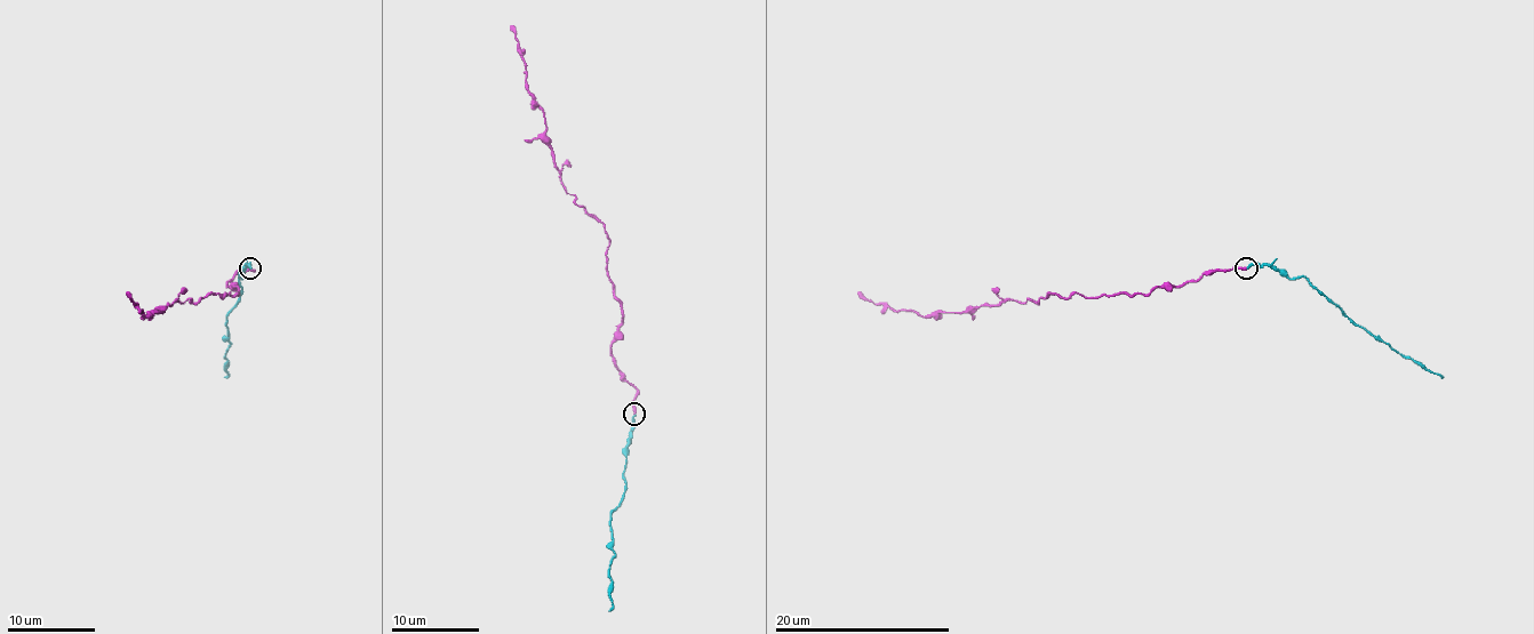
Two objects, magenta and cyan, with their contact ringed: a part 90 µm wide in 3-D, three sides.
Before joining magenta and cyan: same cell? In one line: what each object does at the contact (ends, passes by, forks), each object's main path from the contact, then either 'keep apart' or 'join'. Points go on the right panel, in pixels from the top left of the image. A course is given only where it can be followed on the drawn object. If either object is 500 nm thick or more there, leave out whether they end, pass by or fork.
magenta ends; cyan ends; course magenta (1245, 269), (1211, 269), (1197, 280), (1158, 287), (1149, 293), (1005, 299), (967, 313), (895, 311), (857, 291); course cyan (1247, 269), (1252, 265), (1271, 265), (1289, 278), (1302, 275), (1359, 326), (1443, 376); join

